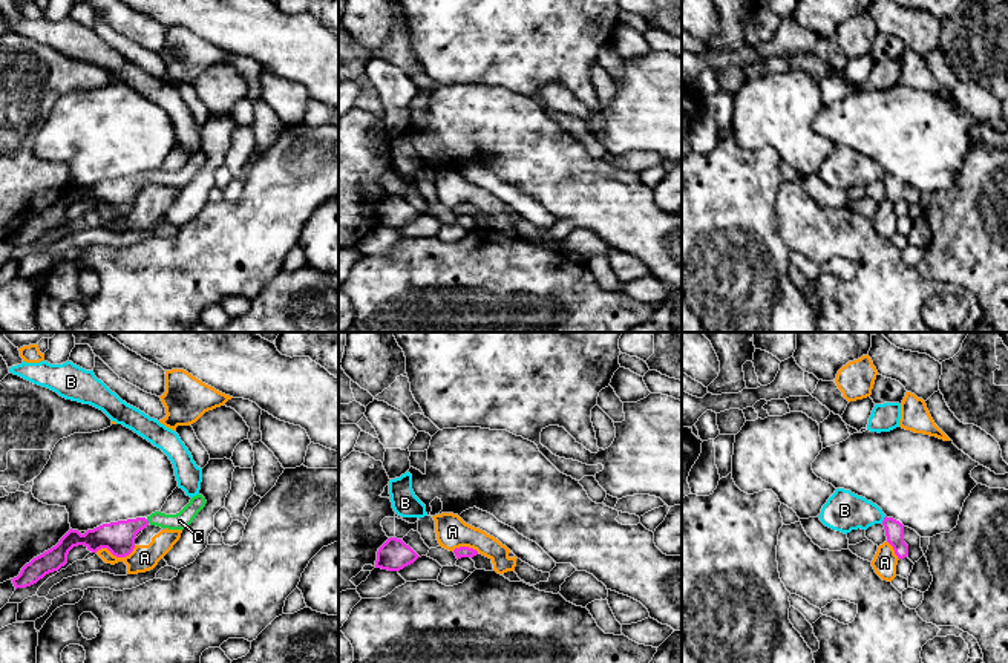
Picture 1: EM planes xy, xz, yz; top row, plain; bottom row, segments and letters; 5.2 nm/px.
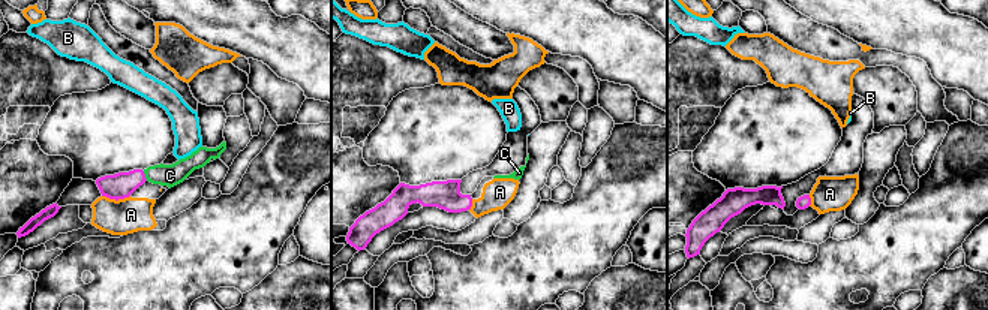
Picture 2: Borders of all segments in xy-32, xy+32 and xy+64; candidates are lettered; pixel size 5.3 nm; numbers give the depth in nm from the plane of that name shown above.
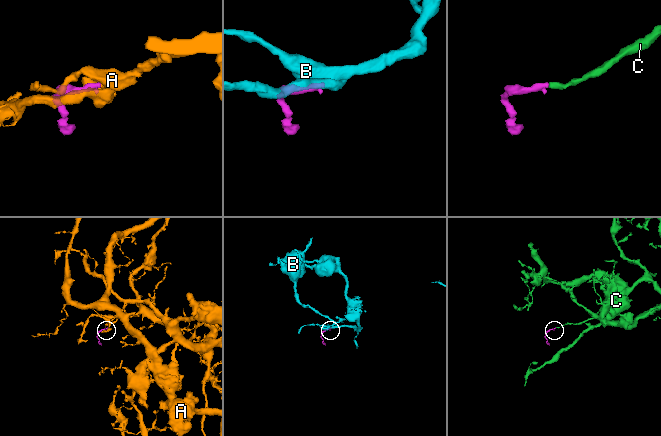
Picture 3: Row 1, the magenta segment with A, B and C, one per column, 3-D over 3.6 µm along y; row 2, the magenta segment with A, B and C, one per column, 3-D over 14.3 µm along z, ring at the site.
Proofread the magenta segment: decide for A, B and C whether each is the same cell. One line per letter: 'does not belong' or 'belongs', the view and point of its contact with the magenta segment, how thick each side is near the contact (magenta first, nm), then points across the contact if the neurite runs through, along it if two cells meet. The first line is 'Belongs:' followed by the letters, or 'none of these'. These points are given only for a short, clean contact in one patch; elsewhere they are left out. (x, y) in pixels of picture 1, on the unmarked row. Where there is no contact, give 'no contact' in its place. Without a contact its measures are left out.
Belongs: C
A: does not belong; meets magenta in xy at (115, 212); 170 nm thick on the magenta side, 140 nm on the other; border along xy (135, 202), (124, 213), (114, 213), (106, 205), (95, 209)
B: does not belong; meets magenta in yz at (884, 176); 100 nm thick on the magenta side, 200 nm on the other; border along yz (886, 173), (881, 179)
C: belongs; meets magenta in xy at (147, 178); 170 nm thick on the magenta side, 90 nm on the other; runs through xy (118, 195), (130, 184), (147, 178), (180, 178)

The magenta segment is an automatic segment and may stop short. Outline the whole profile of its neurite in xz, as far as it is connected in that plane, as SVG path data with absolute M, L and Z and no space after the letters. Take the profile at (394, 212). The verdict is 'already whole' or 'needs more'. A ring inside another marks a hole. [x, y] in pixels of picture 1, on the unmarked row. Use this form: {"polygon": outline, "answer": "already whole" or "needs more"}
{"polygon": "M389 194L377 208L375 225L400 228L420 213L401 196Z", "answer": "already whole"}

